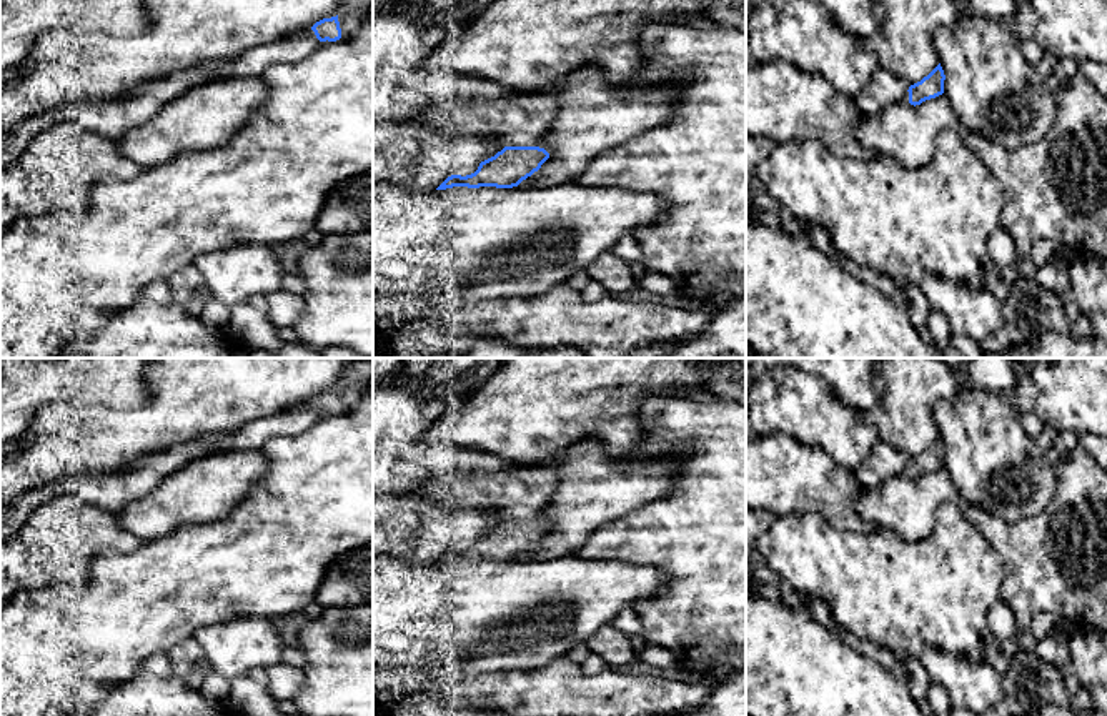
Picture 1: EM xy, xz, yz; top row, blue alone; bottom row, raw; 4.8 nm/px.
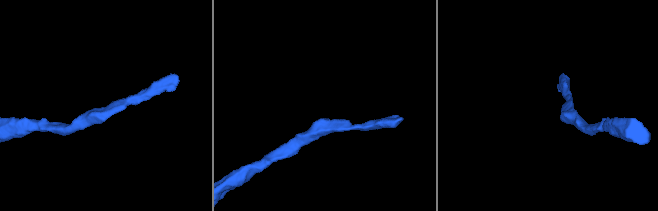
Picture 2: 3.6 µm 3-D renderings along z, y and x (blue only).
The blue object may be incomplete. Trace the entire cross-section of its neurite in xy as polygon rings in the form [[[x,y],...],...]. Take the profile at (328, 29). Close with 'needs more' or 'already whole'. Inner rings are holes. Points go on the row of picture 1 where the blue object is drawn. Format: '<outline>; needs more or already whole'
[[[345,0],[336,17],[323,18],[311,28],[256,45],[216,70],[216,78],[261,77],[276,63],[295,63],[306,58],[318,45],[351,35],[363,20],[373,15],[373,0]]]; needs more

